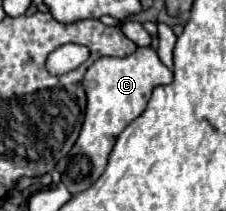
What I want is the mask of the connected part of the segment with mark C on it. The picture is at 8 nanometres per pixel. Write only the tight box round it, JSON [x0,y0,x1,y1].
[58,48,172,194]

